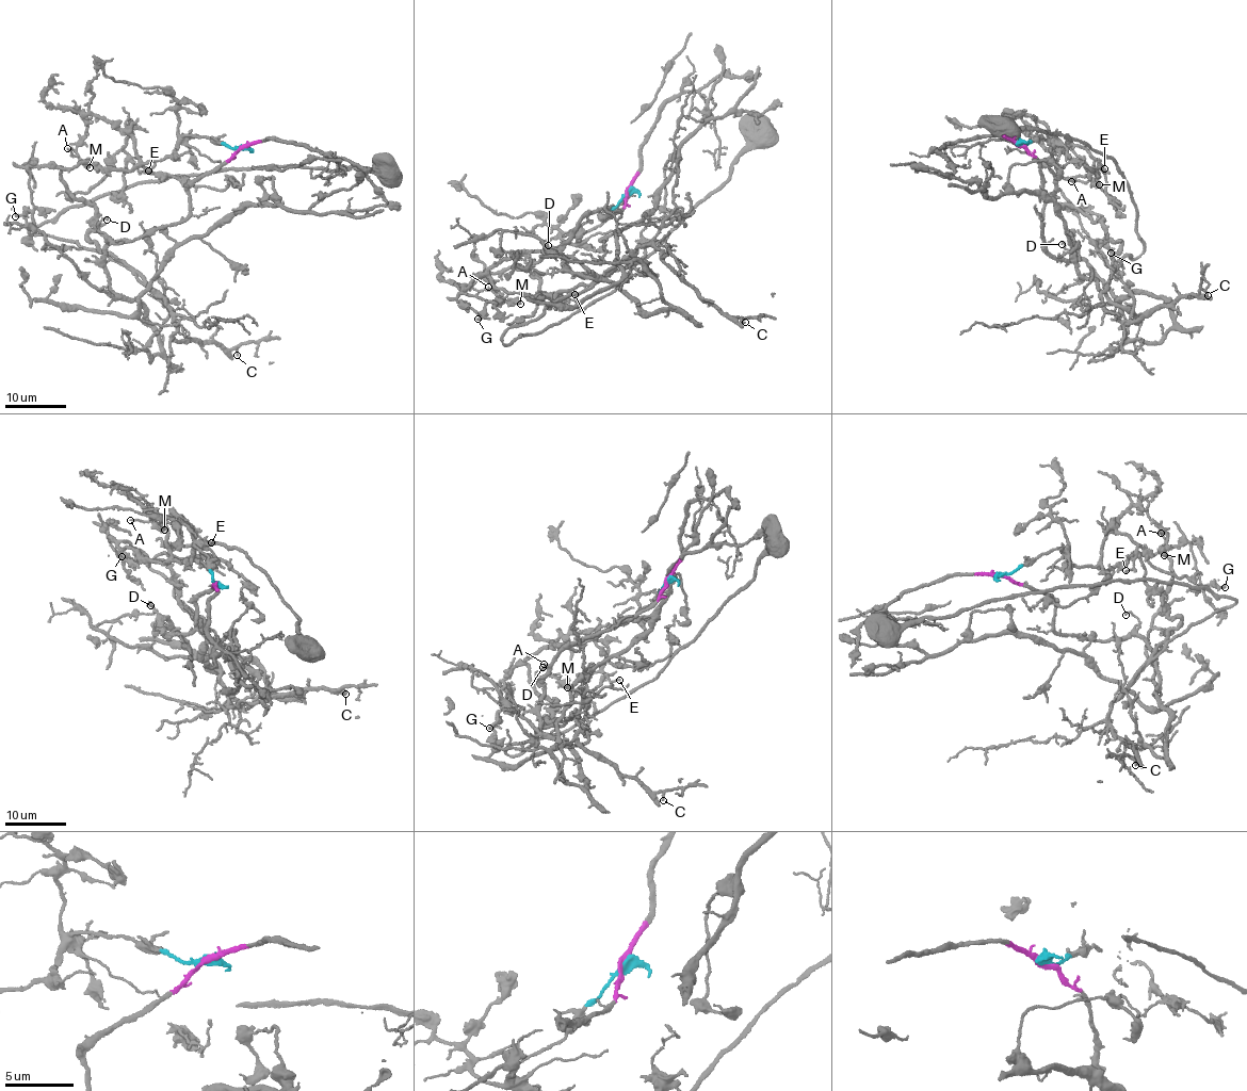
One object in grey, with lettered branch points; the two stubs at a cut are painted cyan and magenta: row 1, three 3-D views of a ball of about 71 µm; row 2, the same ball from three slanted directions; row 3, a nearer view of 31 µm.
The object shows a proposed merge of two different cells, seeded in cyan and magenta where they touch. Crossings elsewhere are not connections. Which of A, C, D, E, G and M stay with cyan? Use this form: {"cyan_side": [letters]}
{"cyan_side": ["A", "C", "E", "G", "M"]}

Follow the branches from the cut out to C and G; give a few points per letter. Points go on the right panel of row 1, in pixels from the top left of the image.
C: (1018, 144), (1048, 142), (1056, 205), (1102, 220), (1121, 244), (1103, 307), (1131, 322), (1207, 295)
G: (1018, 144), (1041, 136), (1048, 142), (1056, 188), (1050, 195), (1062, 209), (1072, 210), (1082, 230), (1111, 254)

